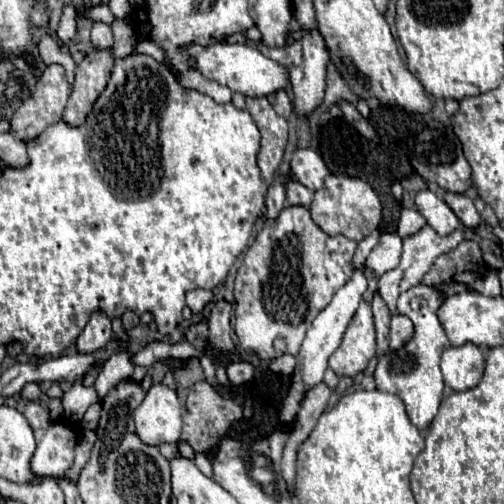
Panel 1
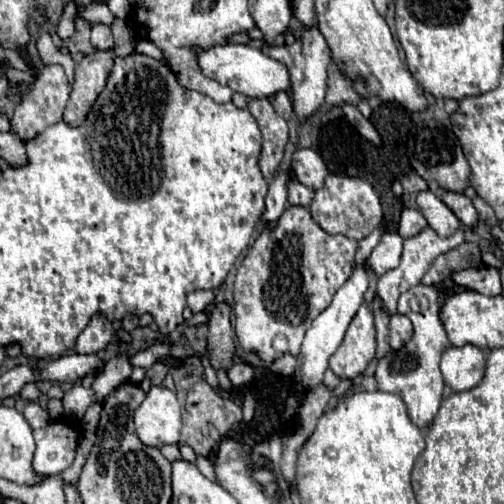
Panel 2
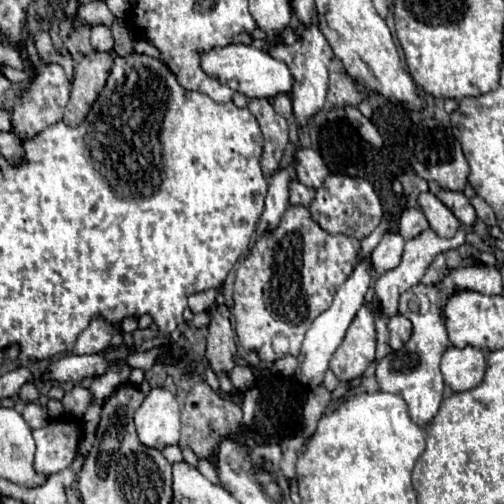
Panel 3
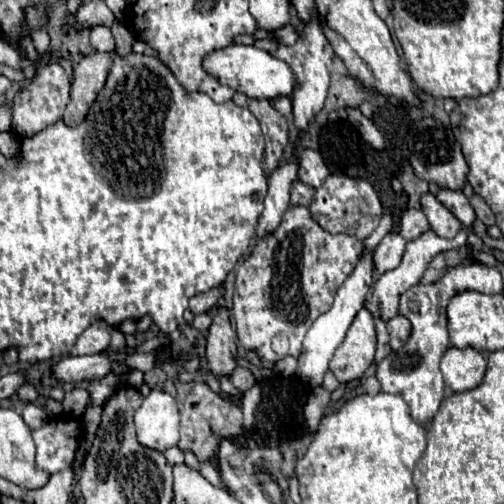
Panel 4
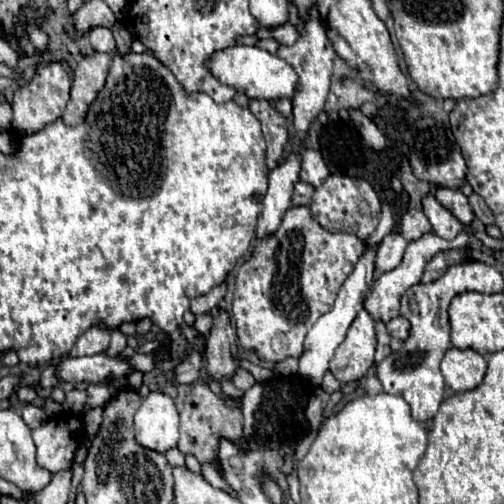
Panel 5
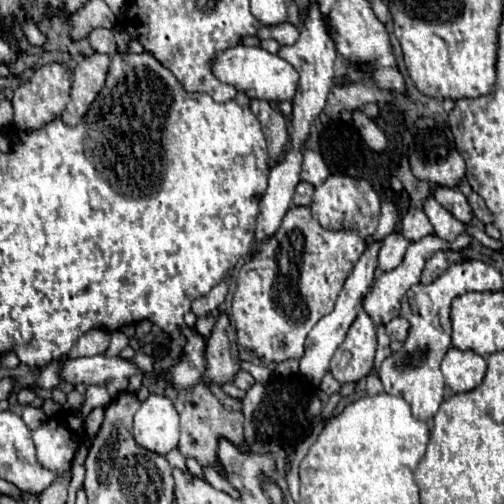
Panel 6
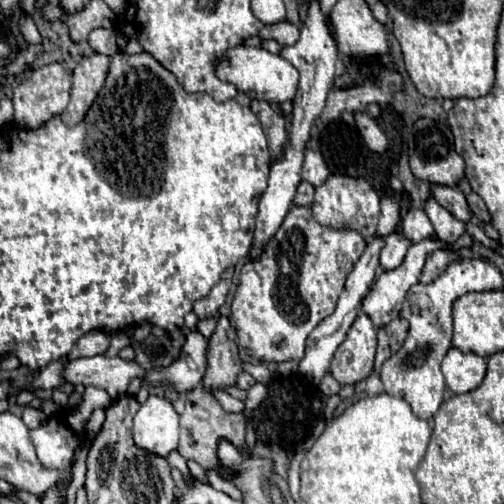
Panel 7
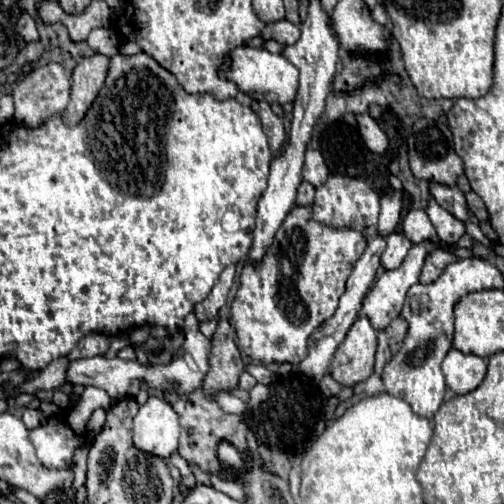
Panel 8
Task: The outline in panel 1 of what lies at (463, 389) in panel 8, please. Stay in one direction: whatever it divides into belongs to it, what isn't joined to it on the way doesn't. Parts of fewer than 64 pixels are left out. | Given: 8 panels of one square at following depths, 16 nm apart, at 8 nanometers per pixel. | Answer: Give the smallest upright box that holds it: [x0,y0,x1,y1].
[442,344,484,392]

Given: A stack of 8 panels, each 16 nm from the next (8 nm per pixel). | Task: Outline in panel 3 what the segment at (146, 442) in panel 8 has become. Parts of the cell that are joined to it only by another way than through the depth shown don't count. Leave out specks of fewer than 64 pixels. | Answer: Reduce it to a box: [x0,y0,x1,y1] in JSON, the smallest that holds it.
[134,388,180,450]

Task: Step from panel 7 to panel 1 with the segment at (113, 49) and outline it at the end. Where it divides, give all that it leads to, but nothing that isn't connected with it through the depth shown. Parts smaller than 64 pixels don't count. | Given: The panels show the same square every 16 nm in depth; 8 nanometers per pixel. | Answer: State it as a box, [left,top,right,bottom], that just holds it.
[94,22,112,50]

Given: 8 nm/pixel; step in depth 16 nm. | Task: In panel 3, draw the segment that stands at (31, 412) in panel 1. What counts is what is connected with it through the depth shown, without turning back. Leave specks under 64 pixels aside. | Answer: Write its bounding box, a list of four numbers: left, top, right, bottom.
[22,402,48,428]

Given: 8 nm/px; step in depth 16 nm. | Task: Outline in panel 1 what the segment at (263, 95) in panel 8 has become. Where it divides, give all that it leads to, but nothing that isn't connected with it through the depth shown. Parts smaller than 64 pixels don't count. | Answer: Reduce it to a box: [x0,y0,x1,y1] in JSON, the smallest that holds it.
[190,44,288,98]

